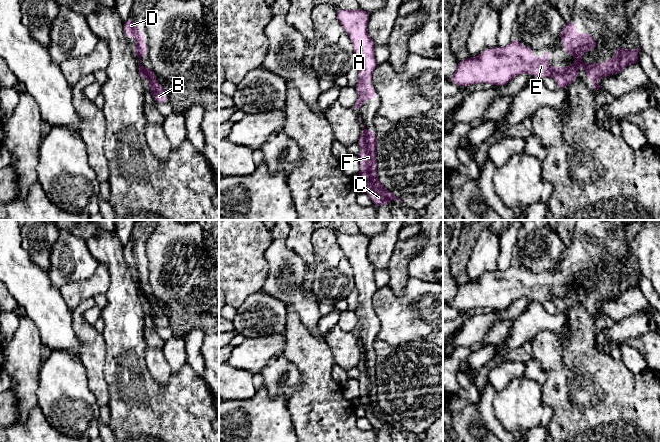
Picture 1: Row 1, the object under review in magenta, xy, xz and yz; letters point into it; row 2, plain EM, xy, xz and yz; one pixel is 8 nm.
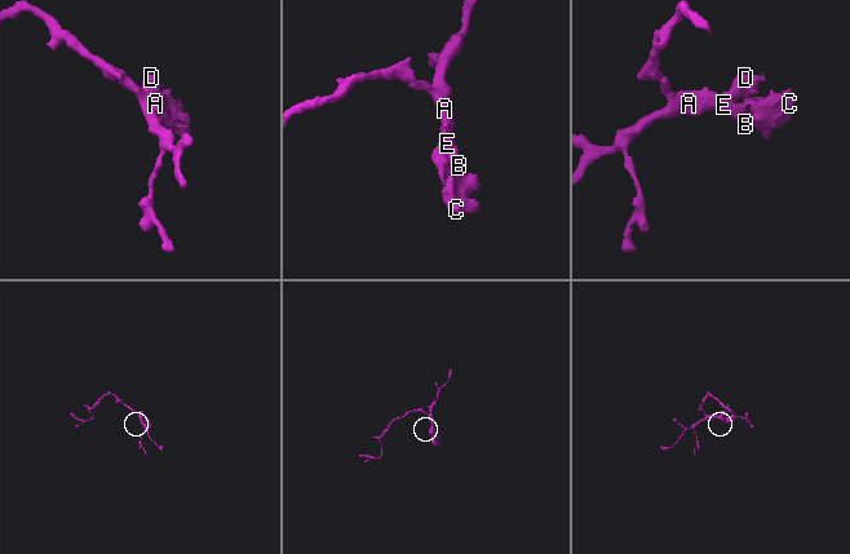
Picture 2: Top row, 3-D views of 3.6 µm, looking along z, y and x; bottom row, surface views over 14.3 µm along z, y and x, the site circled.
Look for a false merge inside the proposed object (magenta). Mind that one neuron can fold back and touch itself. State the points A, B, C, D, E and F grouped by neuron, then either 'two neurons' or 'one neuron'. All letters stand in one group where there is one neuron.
A B C D E F | one neuron

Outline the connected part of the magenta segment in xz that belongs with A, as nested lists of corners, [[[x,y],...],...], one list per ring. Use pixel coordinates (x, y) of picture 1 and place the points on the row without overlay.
[[[337,233],[337,243],[348,258],[354,271],[354,283],[358,290],[358,306],[354,311],[358,317],[358,324],[352,330],[357,336],[366,324],[376,323],[377,319],[370,309],[372,298],[378,287],[374,281],[374,271],[367,249],[370,237],[362,234]]]

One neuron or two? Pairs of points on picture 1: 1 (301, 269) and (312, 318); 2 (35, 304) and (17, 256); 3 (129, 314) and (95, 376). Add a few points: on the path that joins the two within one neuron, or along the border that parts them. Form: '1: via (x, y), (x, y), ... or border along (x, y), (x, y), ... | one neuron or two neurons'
1: via (286, 281), (279, 292), (297, 303) | one neuron
2: via (35, 292), (17, 272), (17, 268) | one neuron
3: border along (102, 336), (105, 342), (104, 380), (106, 382) | two neurons

